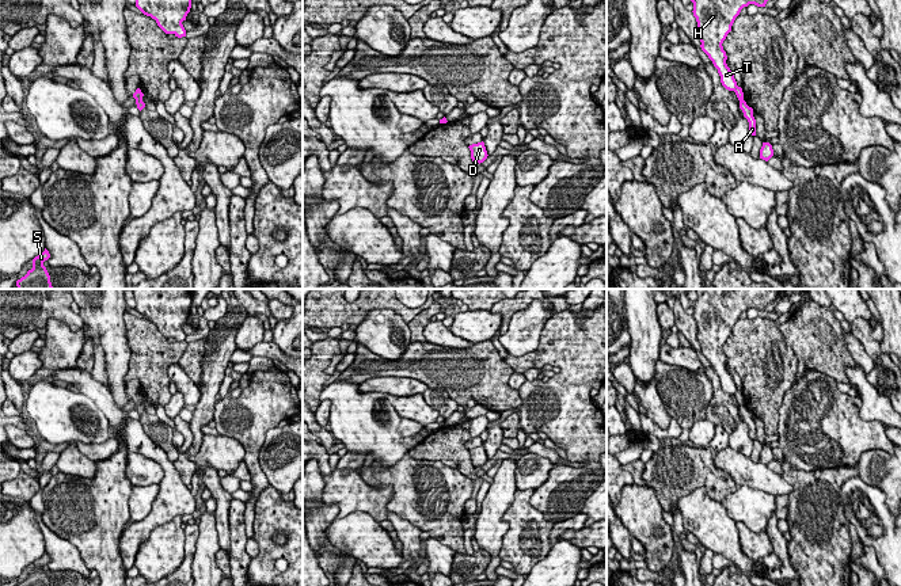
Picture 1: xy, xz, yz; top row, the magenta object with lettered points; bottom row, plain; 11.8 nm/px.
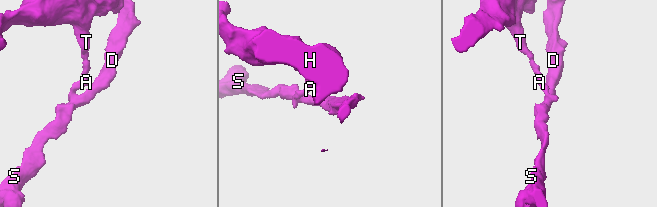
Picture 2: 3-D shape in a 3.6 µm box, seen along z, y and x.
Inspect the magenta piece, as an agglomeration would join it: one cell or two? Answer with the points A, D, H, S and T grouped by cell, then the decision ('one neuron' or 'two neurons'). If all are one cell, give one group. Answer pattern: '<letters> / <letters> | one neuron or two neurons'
A D S / H T | two neurons

